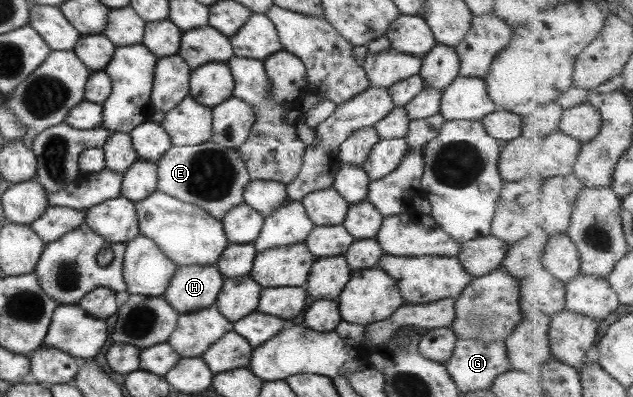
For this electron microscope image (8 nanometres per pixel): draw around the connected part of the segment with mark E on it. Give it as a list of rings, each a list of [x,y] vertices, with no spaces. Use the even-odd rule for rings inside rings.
[[[212,141],[194,146],[171,146],[156,164],[156,190],[201,208],[216,220],[222,220],[231,208],[243,203],[245,185],[250,181],[237,149],[226,148]]]

